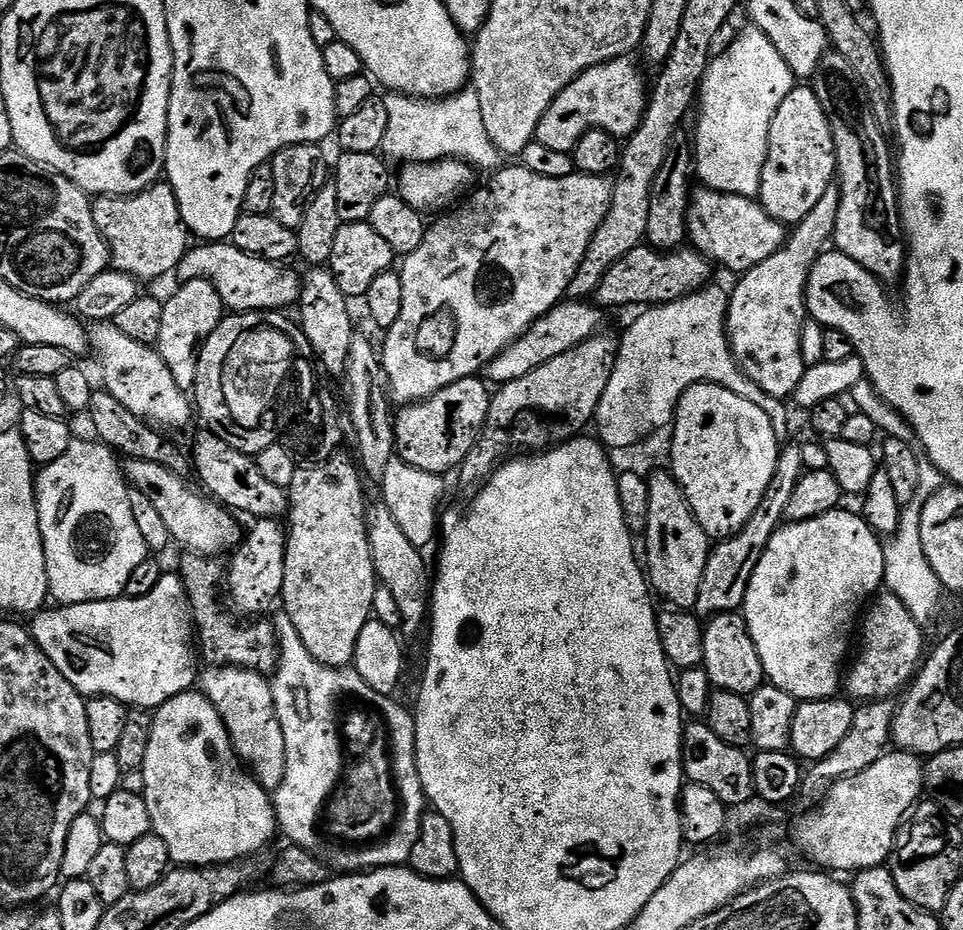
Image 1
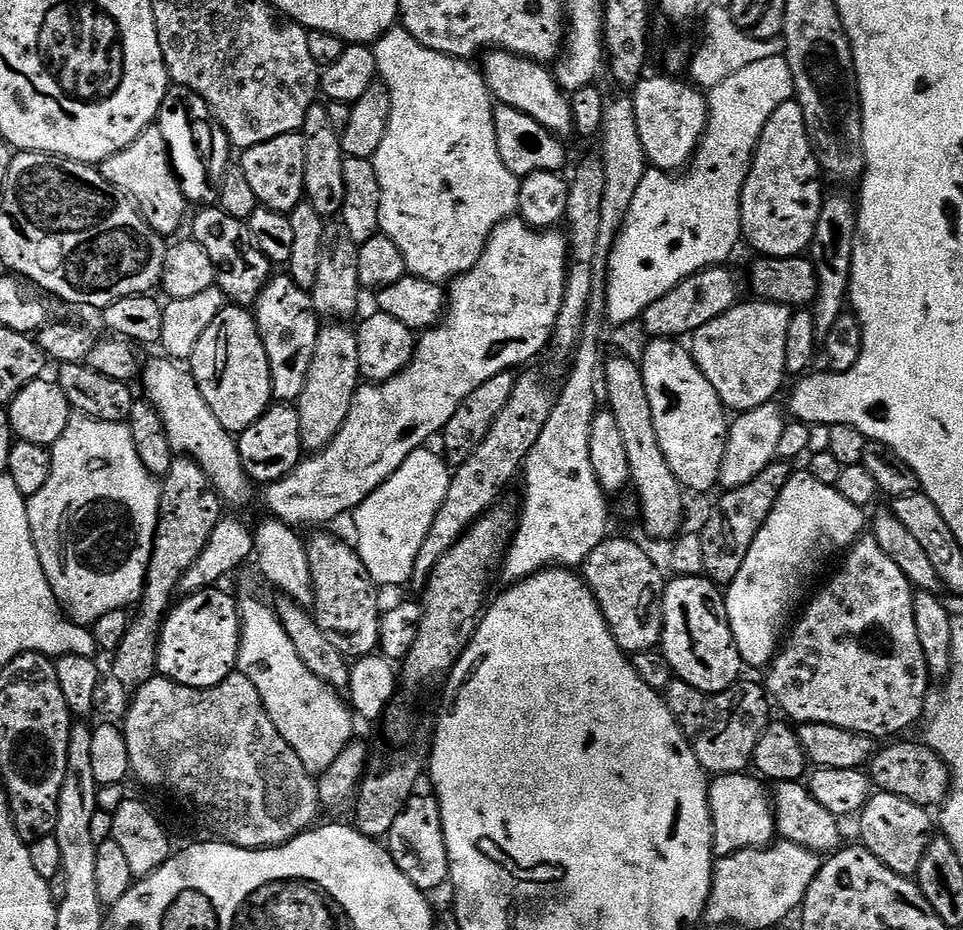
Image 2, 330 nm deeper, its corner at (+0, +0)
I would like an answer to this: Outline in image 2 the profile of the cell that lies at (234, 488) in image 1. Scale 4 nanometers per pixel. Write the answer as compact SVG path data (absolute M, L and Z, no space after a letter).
M316 530L306 540L306 558L310 558L310 578L312 589L316 595L314 615L322 634L343 655L349 658L371 656L380 647L380 618L382 607L376 597L377 585L373 584L366 566L362 562L359 552L353 545L337 540L328 530Z

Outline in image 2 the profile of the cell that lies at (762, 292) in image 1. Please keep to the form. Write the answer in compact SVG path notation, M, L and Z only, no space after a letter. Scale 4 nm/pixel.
M753 299L751 303L734 305L726 314L714 318L714 322L706 322L706 326L699 328L690 337L691 354L702 374L706 374L706 382L714 386L725 409L732 411L733 408L736 414L775 401L780 387L786 381L786 330L790 330L793 309L784 304L771 304L768 300Z

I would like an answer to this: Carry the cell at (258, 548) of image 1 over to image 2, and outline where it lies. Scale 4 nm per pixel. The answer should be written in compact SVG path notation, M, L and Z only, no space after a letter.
M217 586L184 596L181 604L179 601L169 611L164 626L160 629L156 659L156 671L159 675L166 676L175 684L182 686L209 688L218 686L218 682L226 682L226 678L237 671L236 663L240 649L240 605L235 595L232 597L222 589L223 587Z

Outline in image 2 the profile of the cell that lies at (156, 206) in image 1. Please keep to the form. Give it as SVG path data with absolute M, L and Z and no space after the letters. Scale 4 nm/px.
M153 126L142 130L130 146L118 150L110 158L101 160L99 165L102 178L116 187L117 192L127 196L142 218L154 231L165 238L171 238L184 224L184 211L190 208L180 189L180 180L172 169L172 157L168 155L166 138L162 138L162 130Z

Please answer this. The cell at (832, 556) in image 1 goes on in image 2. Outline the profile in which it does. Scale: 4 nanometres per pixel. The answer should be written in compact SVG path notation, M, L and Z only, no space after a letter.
M807 470L793 471L782 494L778 494L778 502L774 502L774 510L770 510L770 518L766 518L762 530L758 530L758 538L754 538L754 546L750 546L750 554L746 554L742 570L738 570L738 574L726 588L724 605L741 665L748 667L749 664L750 667L761 670L771 665L797 615L796 607L805 603L804 591L807 590L808 583L823 570L824 563L831 556L839 557L847 553L865 532L865 509L853 506L848 499L842 498L836 487L826 482L818 482L818 478L811 476Z

